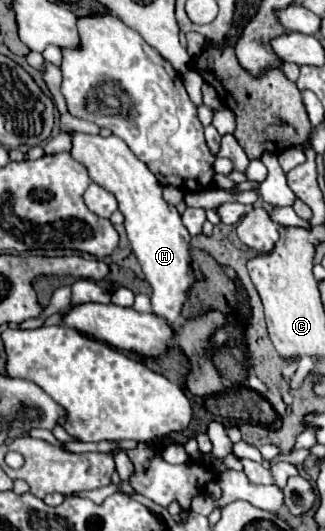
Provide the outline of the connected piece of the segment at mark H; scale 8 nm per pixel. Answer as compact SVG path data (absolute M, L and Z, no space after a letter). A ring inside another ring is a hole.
M72 134L72 156L82 162L90 178L110 190L124 214L124 226L128 232L128 240L132 250L142 266L146 280L152 286L152 312L166 318L168 322L176 322L182 306L190 300L190 290L198 280L192 274L192 258L190 258L190 234L184 228L180 214L174 206L166 204L162 198L162 186L156 176L148 170L144 162L140 162L126 142L118 136L90 136L90 134Z

